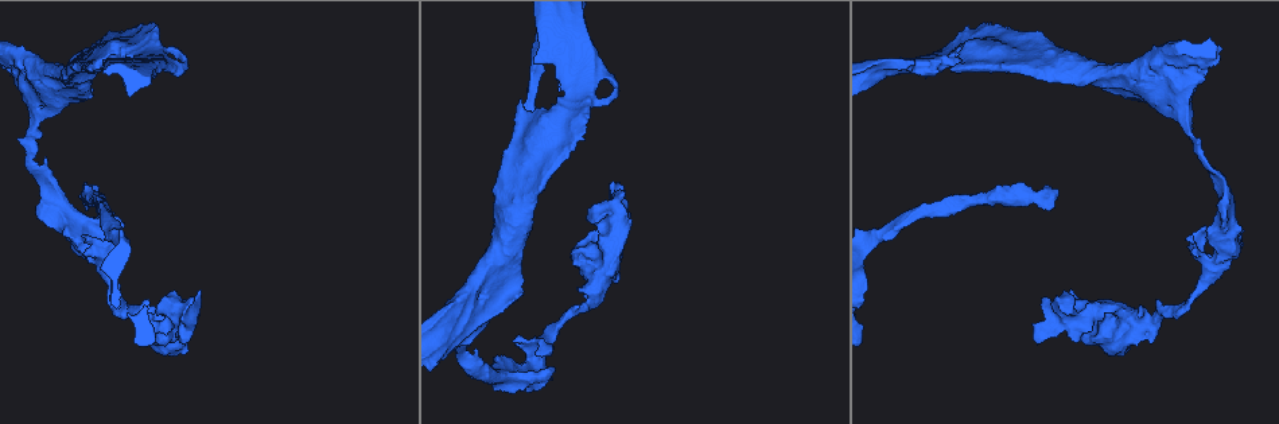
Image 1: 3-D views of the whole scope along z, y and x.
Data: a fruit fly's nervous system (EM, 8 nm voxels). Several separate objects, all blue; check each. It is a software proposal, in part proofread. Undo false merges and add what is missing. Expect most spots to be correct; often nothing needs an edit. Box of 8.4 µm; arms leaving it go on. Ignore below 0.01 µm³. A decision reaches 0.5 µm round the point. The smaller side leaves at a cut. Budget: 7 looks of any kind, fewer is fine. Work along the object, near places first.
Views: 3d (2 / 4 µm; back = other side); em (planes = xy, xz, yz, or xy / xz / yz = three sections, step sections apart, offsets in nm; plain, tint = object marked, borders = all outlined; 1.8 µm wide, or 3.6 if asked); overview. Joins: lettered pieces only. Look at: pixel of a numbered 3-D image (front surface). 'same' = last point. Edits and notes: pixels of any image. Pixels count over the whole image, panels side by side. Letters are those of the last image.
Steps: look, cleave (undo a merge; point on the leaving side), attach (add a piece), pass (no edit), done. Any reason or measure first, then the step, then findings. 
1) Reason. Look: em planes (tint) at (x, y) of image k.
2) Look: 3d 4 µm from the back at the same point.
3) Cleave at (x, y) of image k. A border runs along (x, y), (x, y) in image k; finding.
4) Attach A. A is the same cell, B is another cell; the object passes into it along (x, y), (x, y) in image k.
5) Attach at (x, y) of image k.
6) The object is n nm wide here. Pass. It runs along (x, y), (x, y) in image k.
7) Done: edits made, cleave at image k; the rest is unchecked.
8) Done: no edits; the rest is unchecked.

Arms run side by side. Look: em planes (borders) at (536, 363) of image 1.

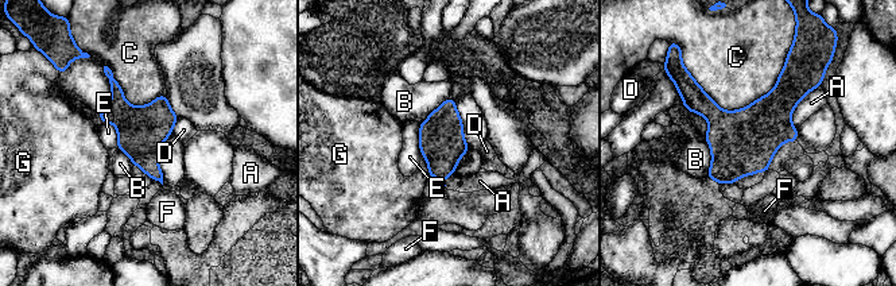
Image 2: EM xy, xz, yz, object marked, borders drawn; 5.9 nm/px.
Pass. A, B, C, D, E, F and G are other cells; a border runs along (704, 136), (710, 150), (706, 177) in image 2; all the same cell.

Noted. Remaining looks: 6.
Arms run side by side. Look: 3d 4 µm at (477, 317) of image 1.

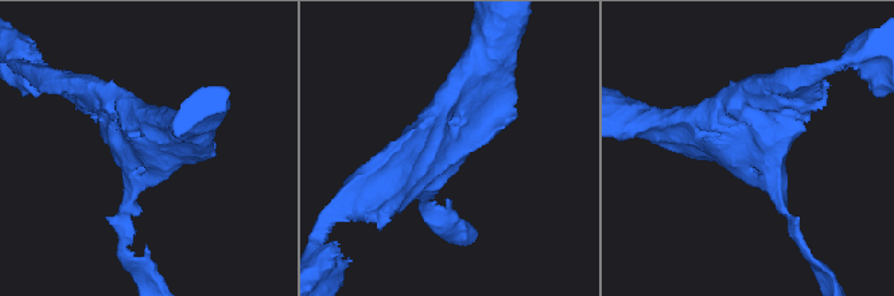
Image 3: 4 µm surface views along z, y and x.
Look: em planes (tint) at (450, 147) of image 3.

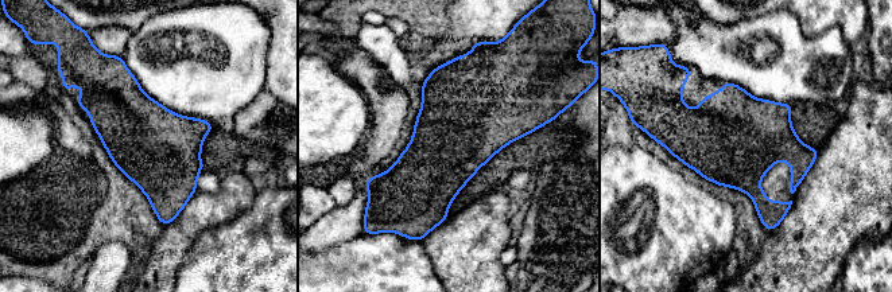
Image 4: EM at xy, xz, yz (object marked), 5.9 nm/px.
Look: em planes (borders) at the same point.

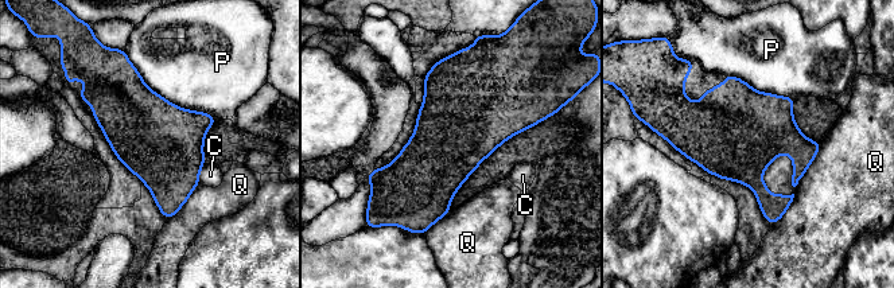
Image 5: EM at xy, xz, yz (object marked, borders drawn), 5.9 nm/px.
The longest contact is with P, 700 nm. Pass. C, P and Q are other cells; a border runs along (124, 51), (151, 89), (216, 119) in image 5; continuous, no second cell.

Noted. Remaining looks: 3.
Look: 3d 2 µm from the back at (1053, 190) of image 1.

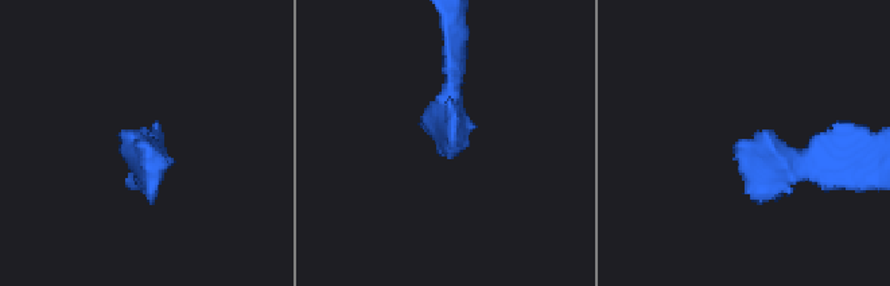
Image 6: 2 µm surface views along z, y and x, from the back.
Shape alone is not enough. Look: em planes (borders) at (153, 144) of image 6.

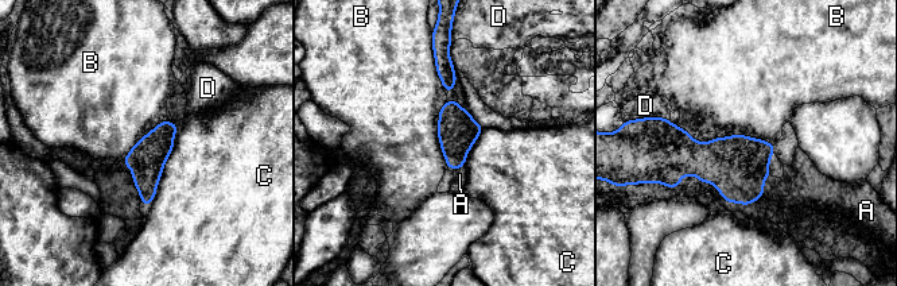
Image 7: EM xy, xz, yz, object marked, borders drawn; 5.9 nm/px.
Attach A. A is the same cell, B, C and D are other cells; the object passes into it along (457, 130), (458, 167), (459, 174) in image 7; the cell continues.

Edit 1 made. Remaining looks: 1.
Done: edits made, attach at image 7; the rest is unchecked.

